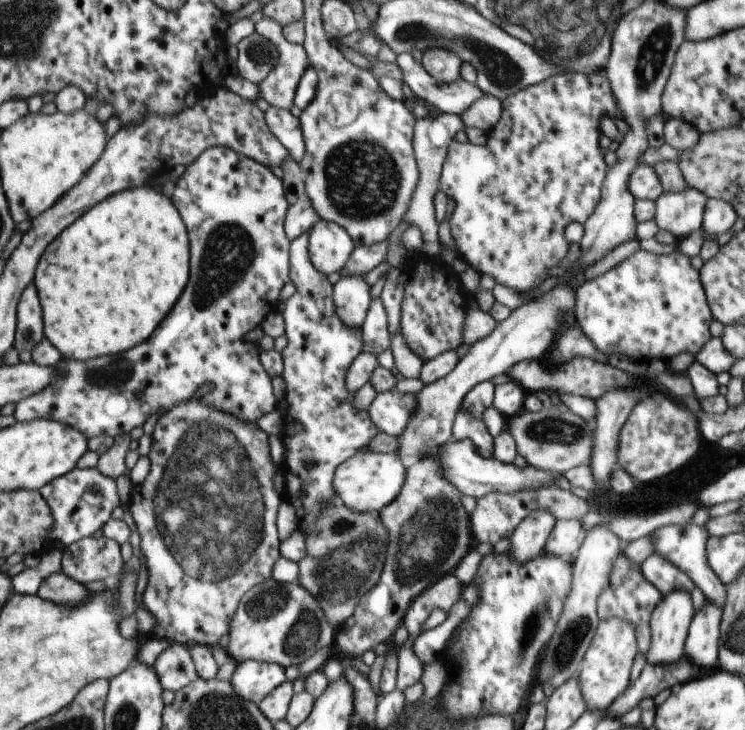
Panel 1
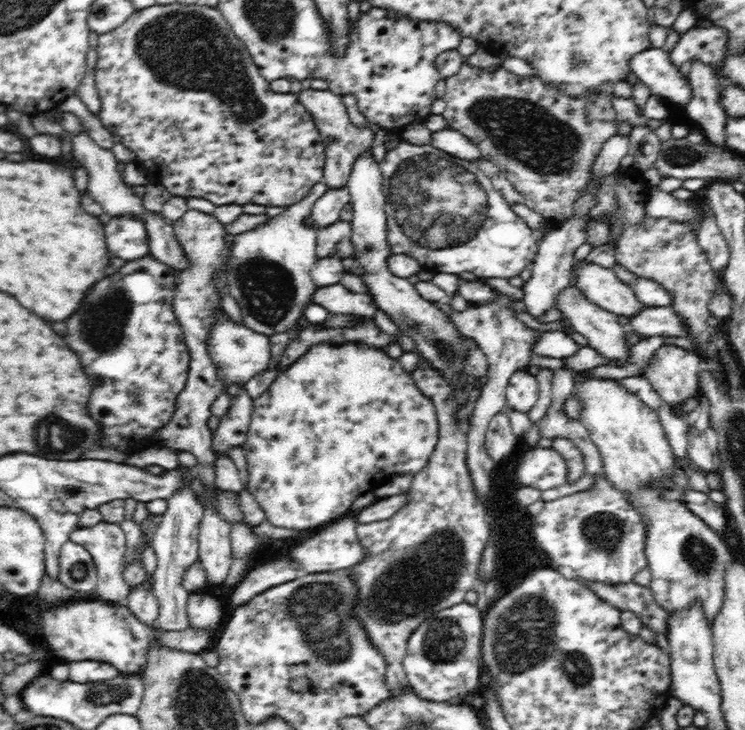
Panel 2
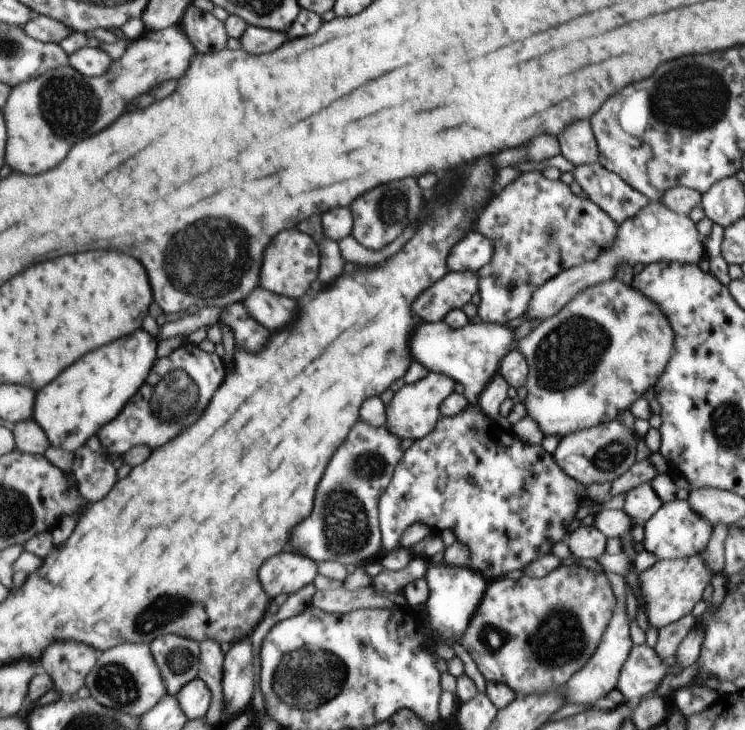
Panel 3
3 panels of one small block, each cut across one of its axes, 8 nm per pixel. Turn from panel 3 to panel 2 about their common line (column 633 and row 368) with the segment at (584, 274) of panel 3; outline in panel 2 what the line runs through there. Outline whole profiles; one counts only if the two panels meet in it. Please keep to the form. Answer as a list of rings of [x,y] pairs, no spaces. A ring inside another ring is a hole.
[[[222,310],[215,315],[217,320],[208,336],[209,354],[218,371],[218,377],[226,385],[244,386],[250,378],[267,369],[272,360],[270,341],[264,334],[258,334],[244,324],[238,324],[229,319]]]

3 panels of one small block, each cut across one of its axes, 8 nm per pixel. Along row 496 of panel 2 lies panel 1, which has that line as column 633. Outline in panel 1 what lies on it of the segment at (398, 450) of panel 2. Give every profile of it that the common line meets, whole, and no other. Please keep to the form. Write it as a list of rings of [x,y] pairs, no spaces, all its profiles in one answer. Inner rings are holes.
[[[640,249],[610,271],[585,281],[576,290],[575,320],[583,333],[603,353],[627,354],[627,357],[647,364],[656,356],[668,362],[670,357],[680,353],[692,353],[695,356],[710,340],[709,326],[714,318],[700,273],[680,250],[667,255],[657,255]]]

